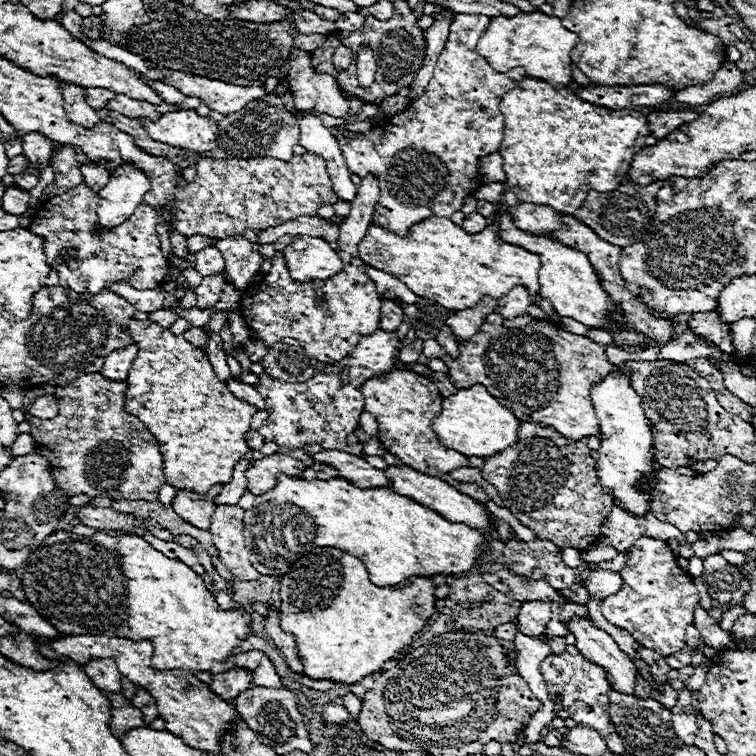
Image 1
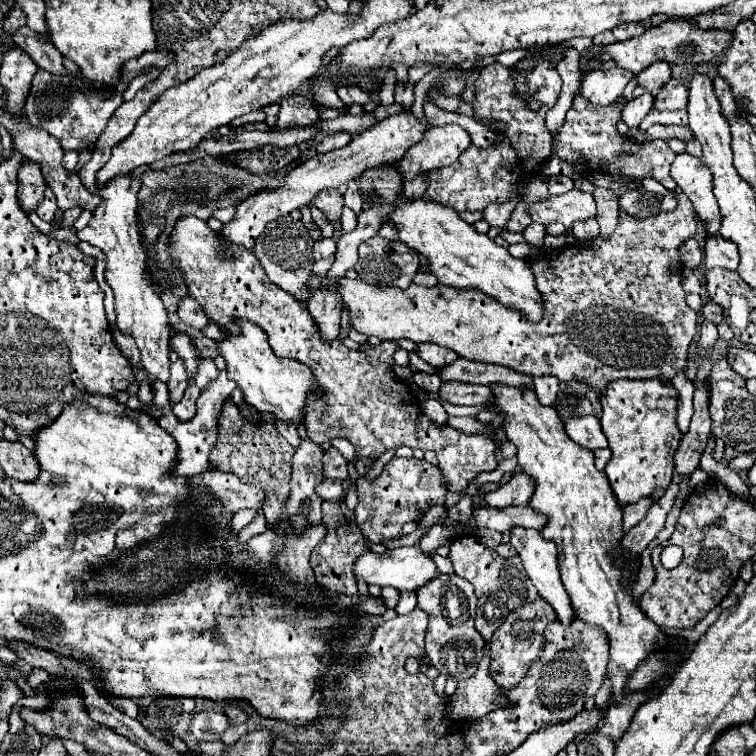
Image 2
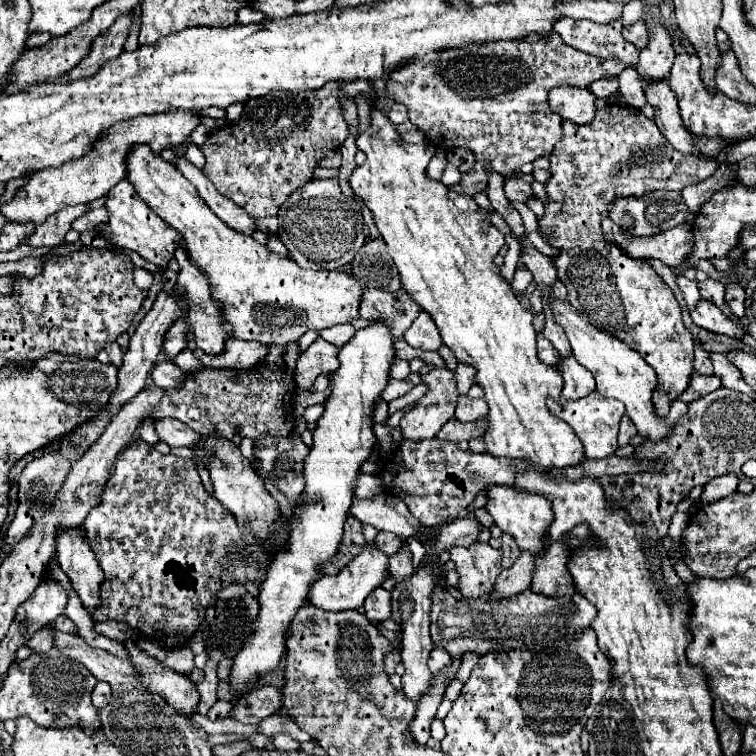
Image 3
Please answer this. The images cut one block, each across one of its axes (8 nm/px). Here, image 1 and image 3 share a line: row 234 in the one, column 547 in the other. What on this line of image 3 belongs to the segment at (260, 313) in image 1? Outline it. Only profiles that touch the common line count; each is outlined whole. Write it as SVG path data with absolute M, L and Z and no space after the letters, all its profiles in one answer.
M538 334L538 358L544 364L556 366L558 364L558 356L556 356L556 348L552 348L552 342L546 340L542 334Z

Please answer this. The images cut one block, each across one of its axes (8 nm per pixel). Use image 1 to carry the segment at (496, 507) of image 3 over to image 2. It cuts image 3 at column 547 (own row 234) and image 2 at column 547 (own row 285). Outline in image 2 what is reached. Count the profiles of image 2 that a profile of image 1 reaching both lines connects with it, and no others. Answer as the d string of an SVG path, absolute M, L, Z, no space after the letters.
M514 526L512 528L512 536L510 536L510 544L518 550L518 556L524 564L524 570L526 574L530 576L532 584L536 586L538 594L550 602L550 606L556 610L558 618L562 624L568 624L568 620L574 618L574 612L572 612L572 606L570 606L570 598L568 594L564 592L564 586L560 584L560 572L558 572L558 552L556 552L556 544L552 540L544 540L540 536L538 530L526 530L526 528L520 528L520 526Z

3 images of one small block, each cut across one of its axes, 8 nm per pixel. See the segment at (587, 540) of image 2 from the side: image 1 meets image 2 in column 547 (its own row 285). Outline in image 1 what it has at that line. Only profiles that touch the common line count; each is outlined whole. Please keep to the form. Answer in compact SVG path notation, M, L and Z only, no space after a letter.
M430 216L410 226L406 236L398 236L396 232L372 222L368 226L368 234L364 234L360 242L358 254L368 266L384 270L386 274L402 280L414 294L428 298L448 310L470 308L484 294L498 300L518 284L528 288L532 300L540 298L538 254L502 242L498 238L496 222L492 222L482 232L468 234L448 218Z

